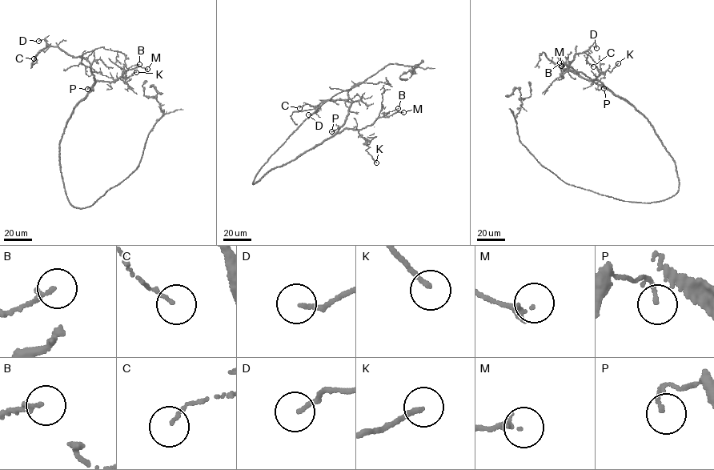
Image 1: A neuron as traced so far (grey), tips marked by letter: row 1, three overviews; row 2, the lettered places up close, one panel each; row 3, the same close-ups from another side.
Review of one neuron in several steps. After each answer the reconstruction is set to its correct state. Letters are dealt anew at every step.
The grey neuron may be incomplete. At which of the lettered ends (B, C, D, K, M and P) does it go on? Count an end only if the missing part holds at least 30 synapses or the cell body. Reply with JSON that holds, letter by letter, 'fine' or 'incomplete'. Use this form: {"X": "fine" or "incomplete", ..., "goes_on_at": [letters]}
{"B": "fine", "C": "fine", "D": "fine", "K": "fine", "M": "fine", "P": "fine", "goes_on_at": []}

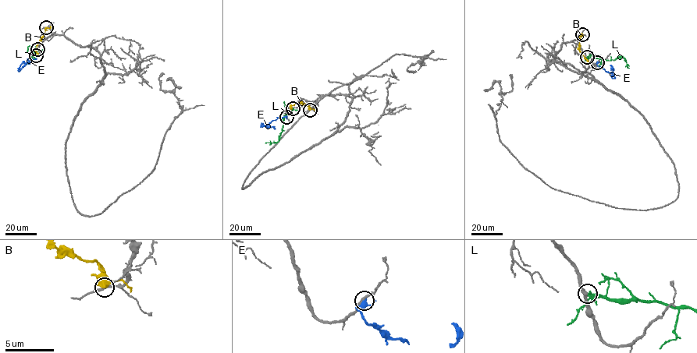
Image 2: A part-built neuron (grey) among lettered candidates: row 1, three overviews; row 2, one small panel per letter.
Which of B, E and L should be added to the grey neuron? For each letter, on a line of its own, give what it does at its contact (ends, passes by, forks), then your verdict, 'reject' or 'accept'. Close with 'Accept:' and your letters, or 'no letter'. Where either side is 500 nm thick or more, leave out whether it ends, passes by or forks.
B: it passes by; reject
E: it passes by; reject
L: it passes by; accept
Accept: L

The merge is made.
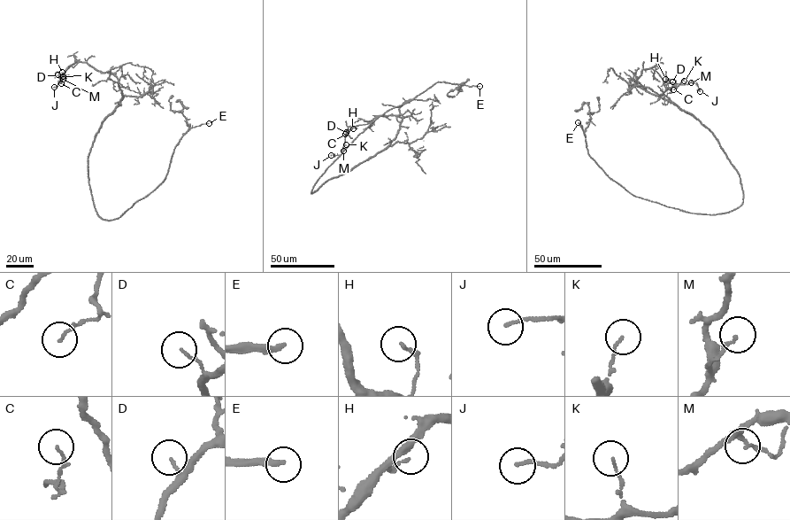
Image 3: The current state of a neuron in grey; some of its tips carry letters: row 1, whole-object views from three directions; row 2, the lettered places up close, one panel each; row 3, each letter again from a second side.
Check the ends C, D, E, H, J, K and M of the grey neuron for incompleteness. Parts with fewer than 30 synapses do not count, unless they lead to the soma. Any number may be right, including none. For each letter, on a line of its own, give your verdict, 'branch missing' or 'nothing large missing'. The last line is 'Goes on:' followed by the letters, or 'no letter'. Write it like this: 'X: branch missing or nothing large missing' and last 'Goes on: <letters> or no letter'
C: nothing large missing
D: nothing large missing
E: branch missing
H: nothing large missing
J: nothing large missing
K: nothing large missing
M: nothing large missing
Goes on: E

